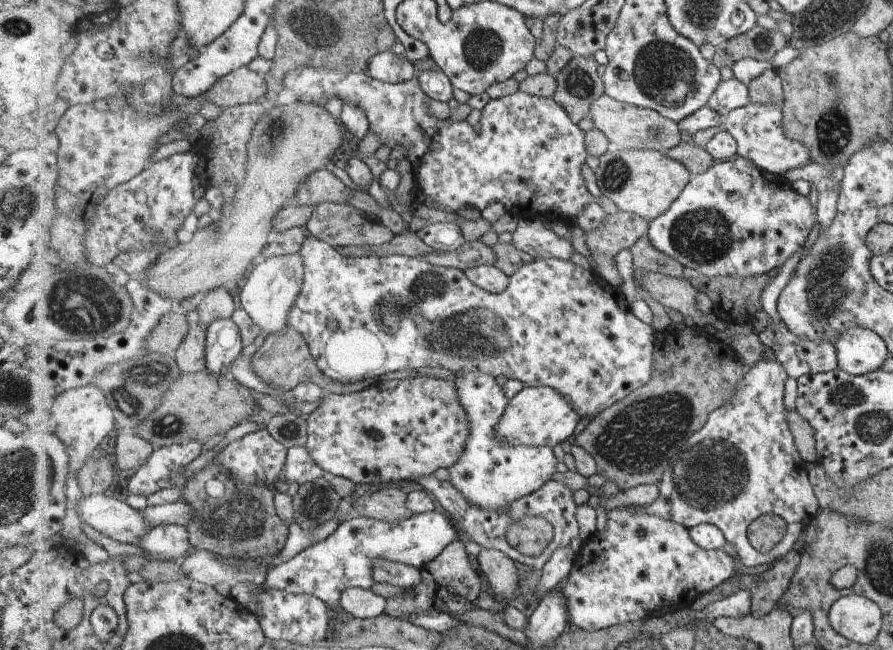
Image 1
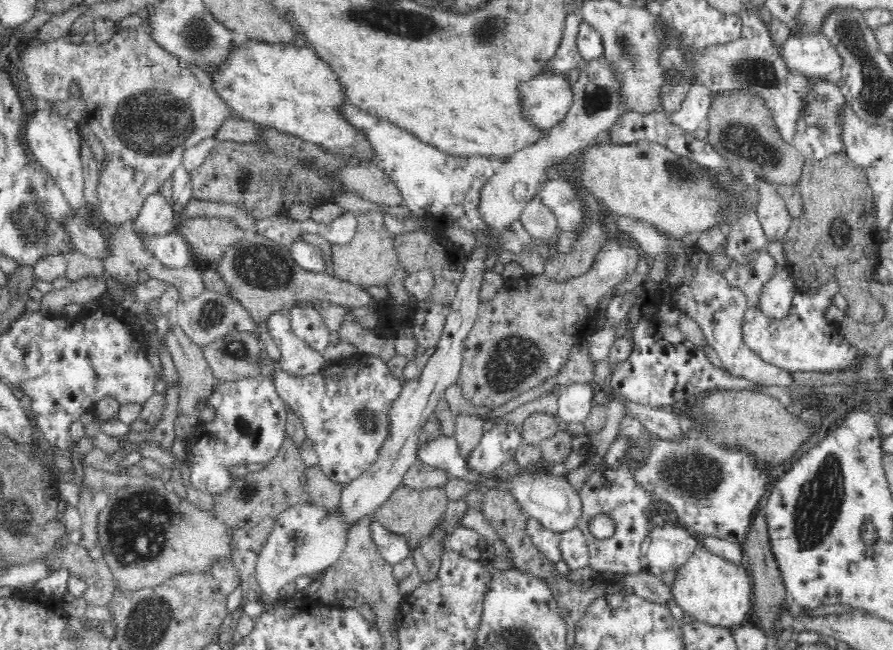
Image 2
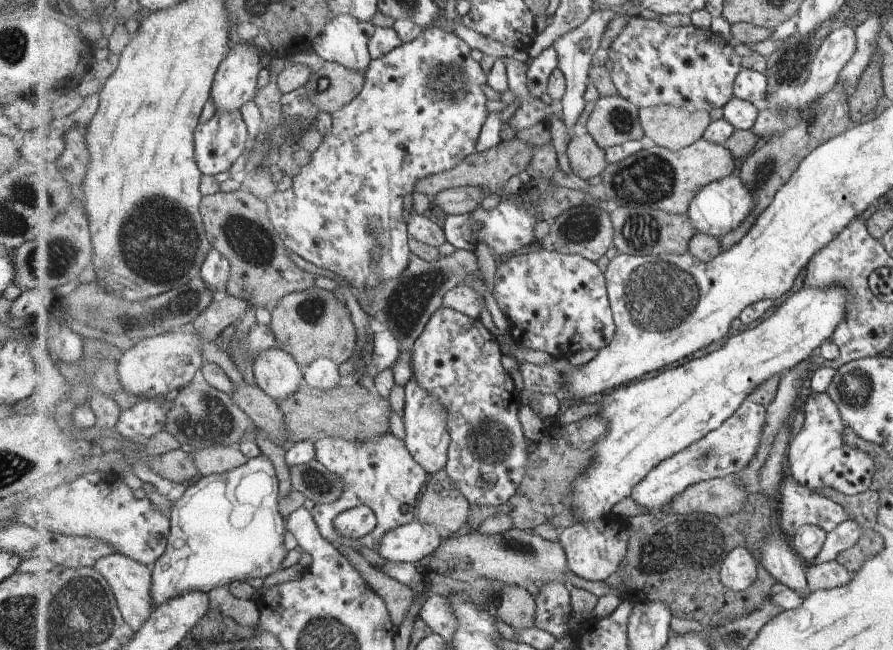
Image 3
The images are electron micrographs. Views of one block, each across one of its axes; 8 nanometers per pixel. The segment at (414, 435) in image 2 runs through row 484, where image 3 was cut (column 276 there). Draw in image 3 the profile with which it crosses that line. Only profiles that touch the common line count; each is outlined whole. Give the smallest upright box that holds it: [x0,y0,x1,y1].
[253,347,304,401]

